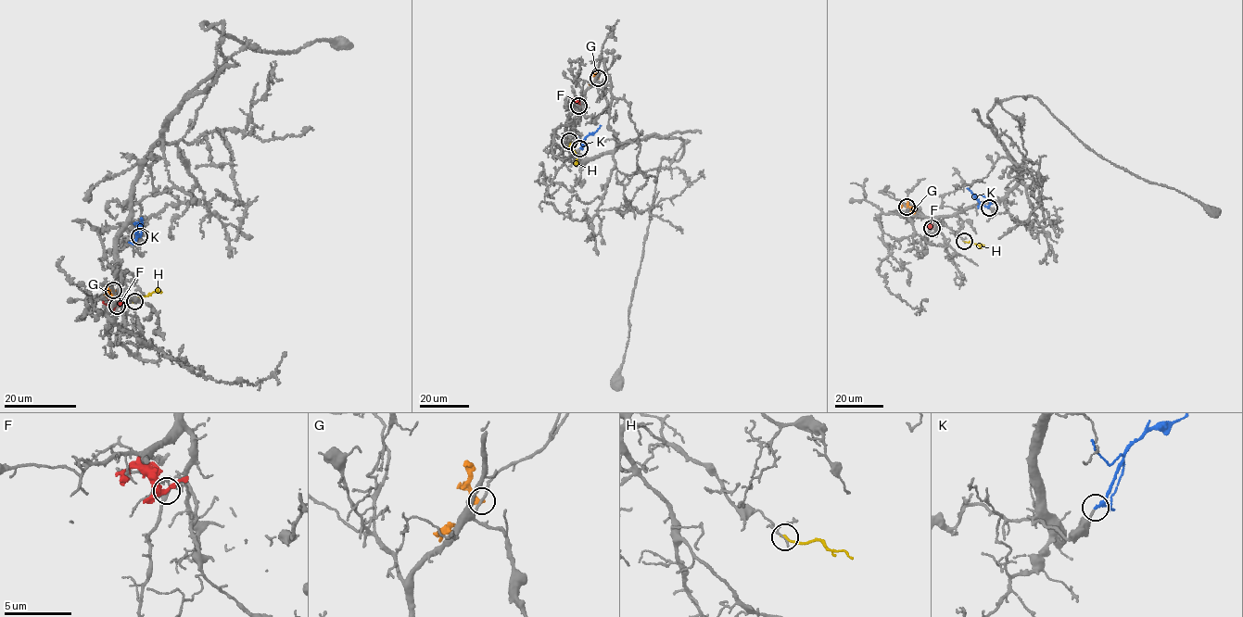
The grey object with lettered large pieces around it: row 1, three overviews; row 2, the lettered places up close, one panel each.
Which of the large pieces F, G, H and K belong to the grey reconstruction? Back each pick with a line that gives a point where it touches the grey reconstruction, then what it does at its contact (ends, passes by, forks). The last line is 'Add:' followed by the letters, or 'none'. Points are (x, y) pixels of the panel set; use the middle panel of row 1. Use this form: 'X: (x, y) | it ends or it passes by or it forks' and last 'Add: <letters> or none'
K: (579, 148) | it passes by
Add: K

